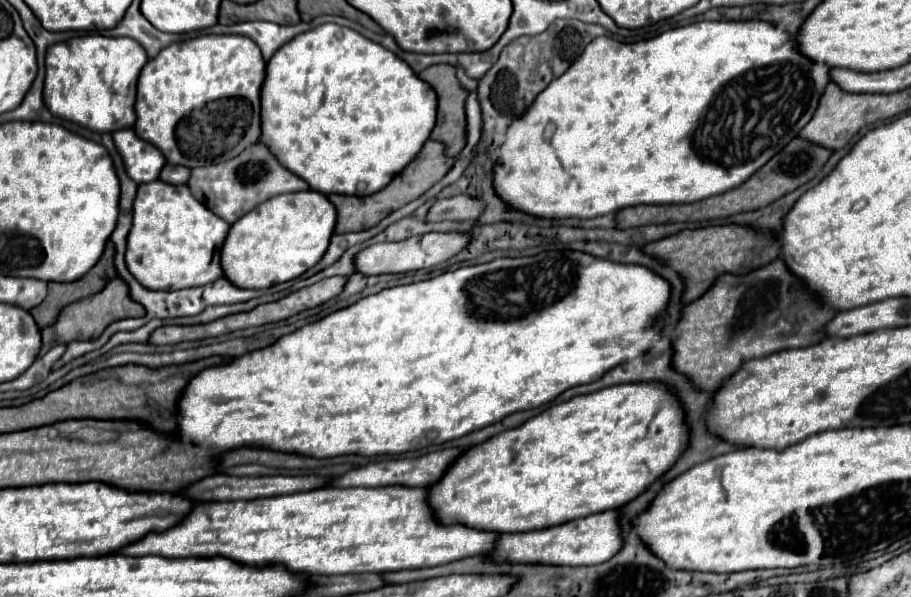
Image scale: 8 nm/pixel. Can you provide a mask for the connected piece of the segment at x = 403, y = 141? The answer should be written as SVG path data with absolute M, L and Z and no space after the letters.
M322 24L310 32L296 36L288 44L284 44L268 62L266 80L262 86L262 136L260 140L272 150L272 154L280 160L284 168L304 178L310 184L310 188L320 194L326 194L326 196L328 194L356 194L356 196L376 194L376 190L382 190L384 186L388 186L388 182L392 182L392 178L400 174L400 170L404 170L404 166L408 166L412 158L416 158L416 154L420 152L420 146L424 146L424 142L428 140L428 134L432 132L434 124L436 124L436 92L432 90L432 86L420 80L412 72L412 68L404 60L400 60L396 54L392 54L384 46L364 38L362 34L350 28L344 28L338 24Z

